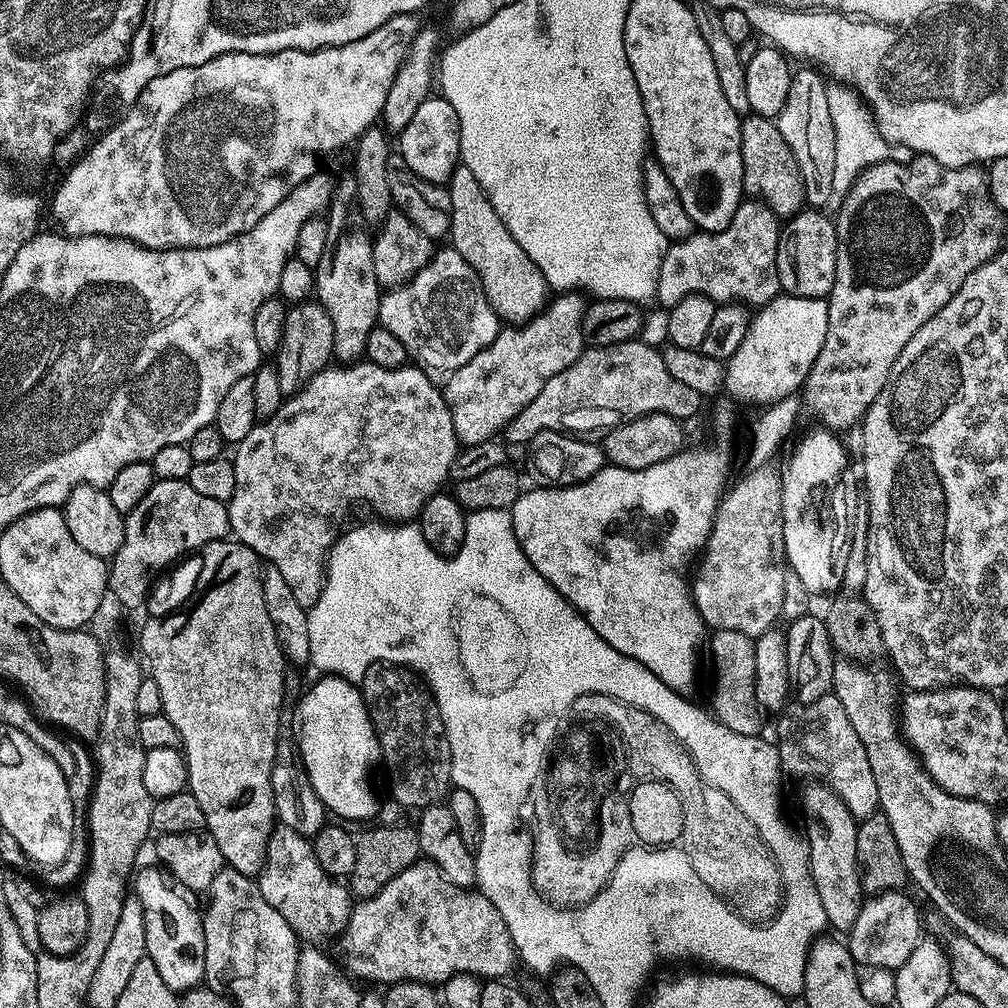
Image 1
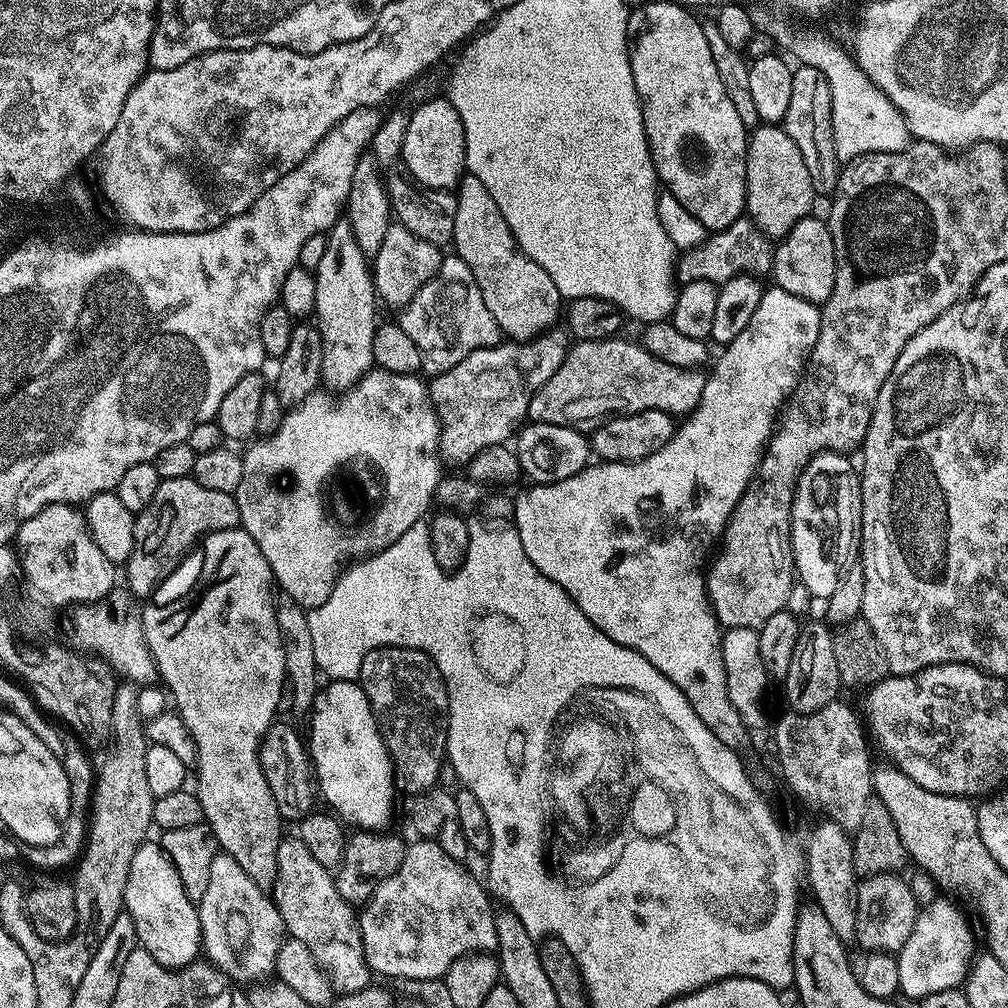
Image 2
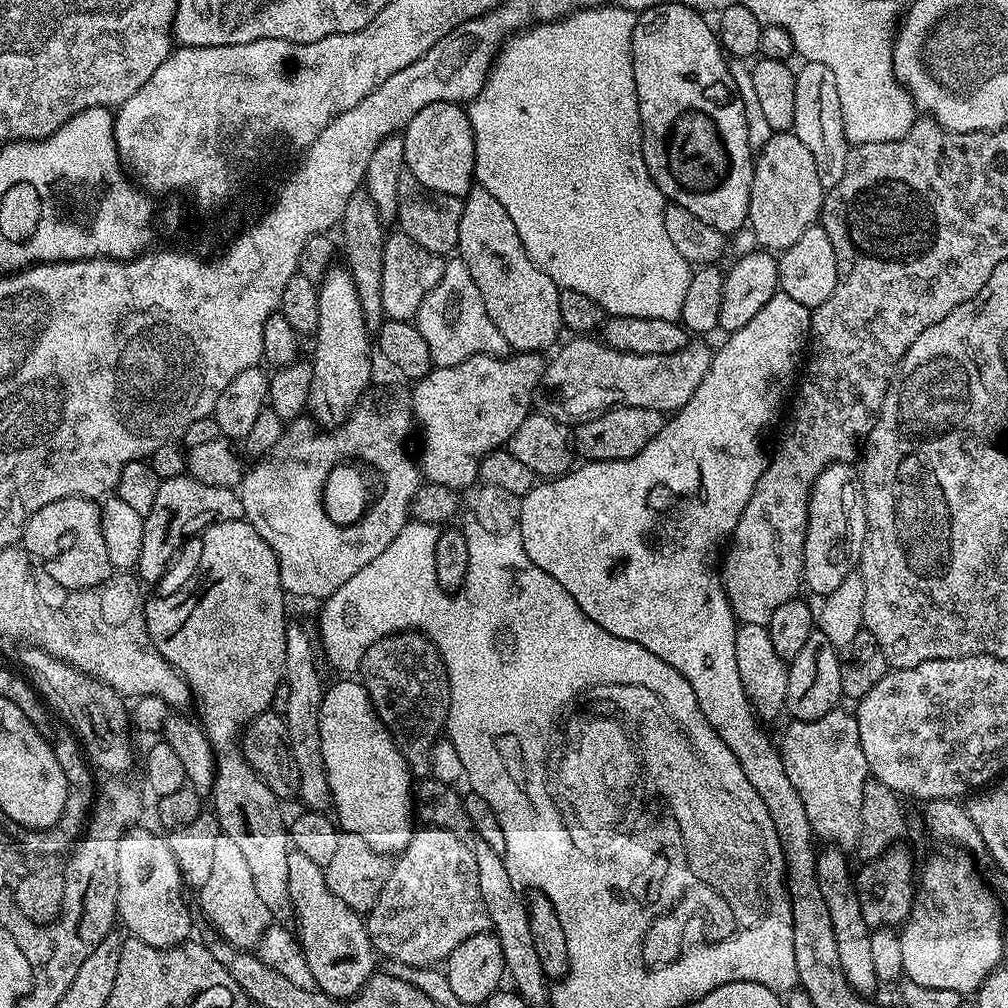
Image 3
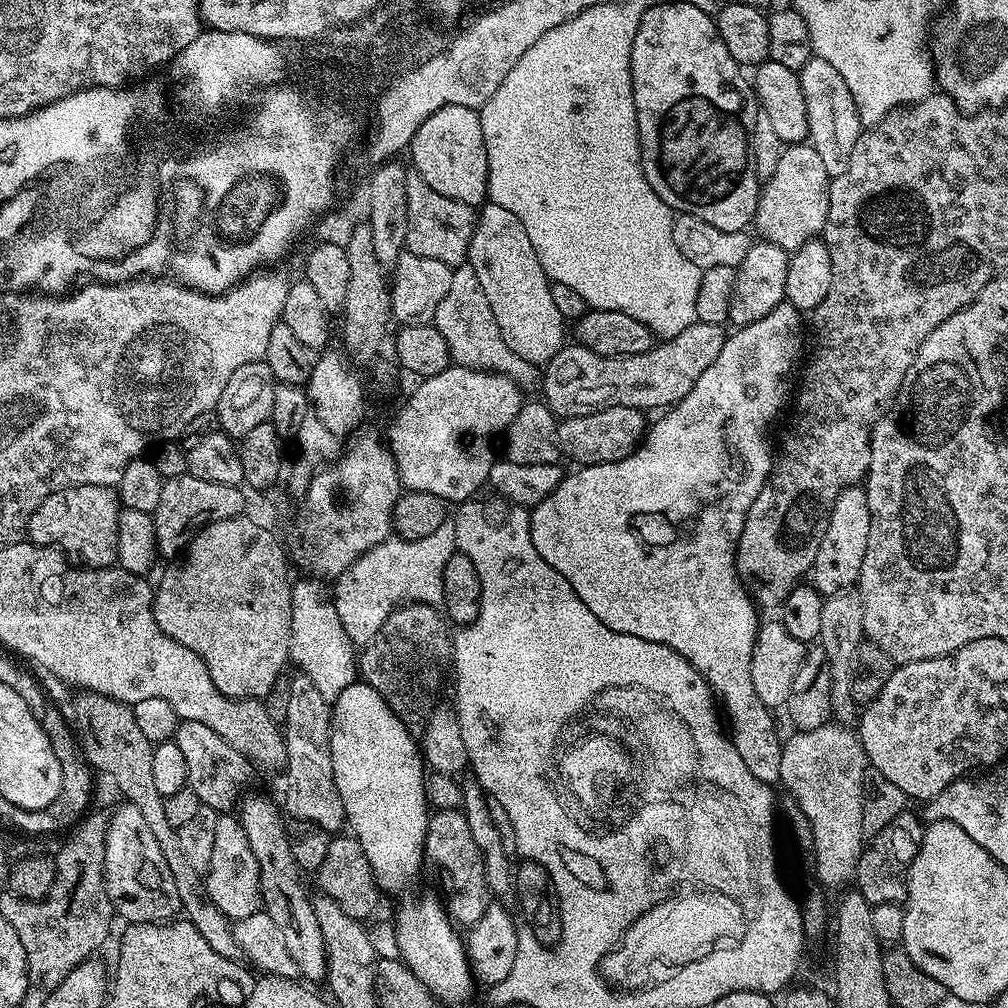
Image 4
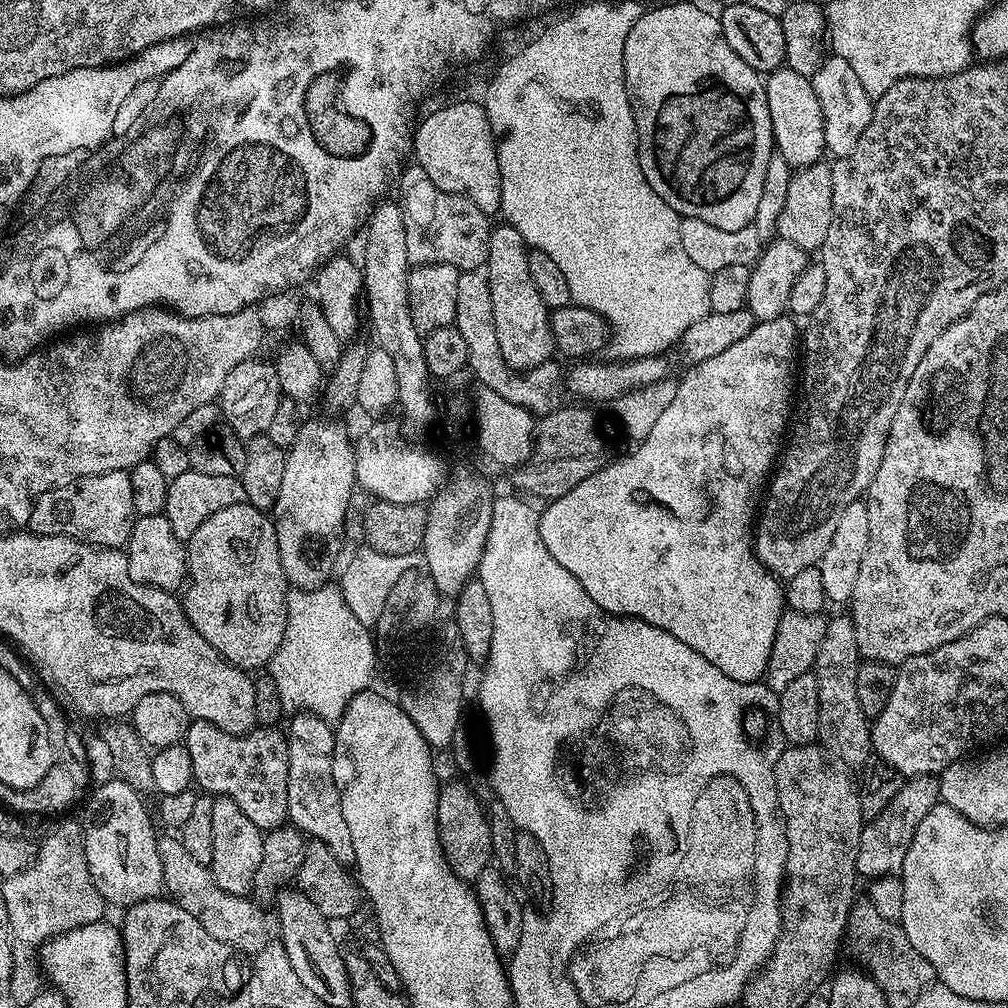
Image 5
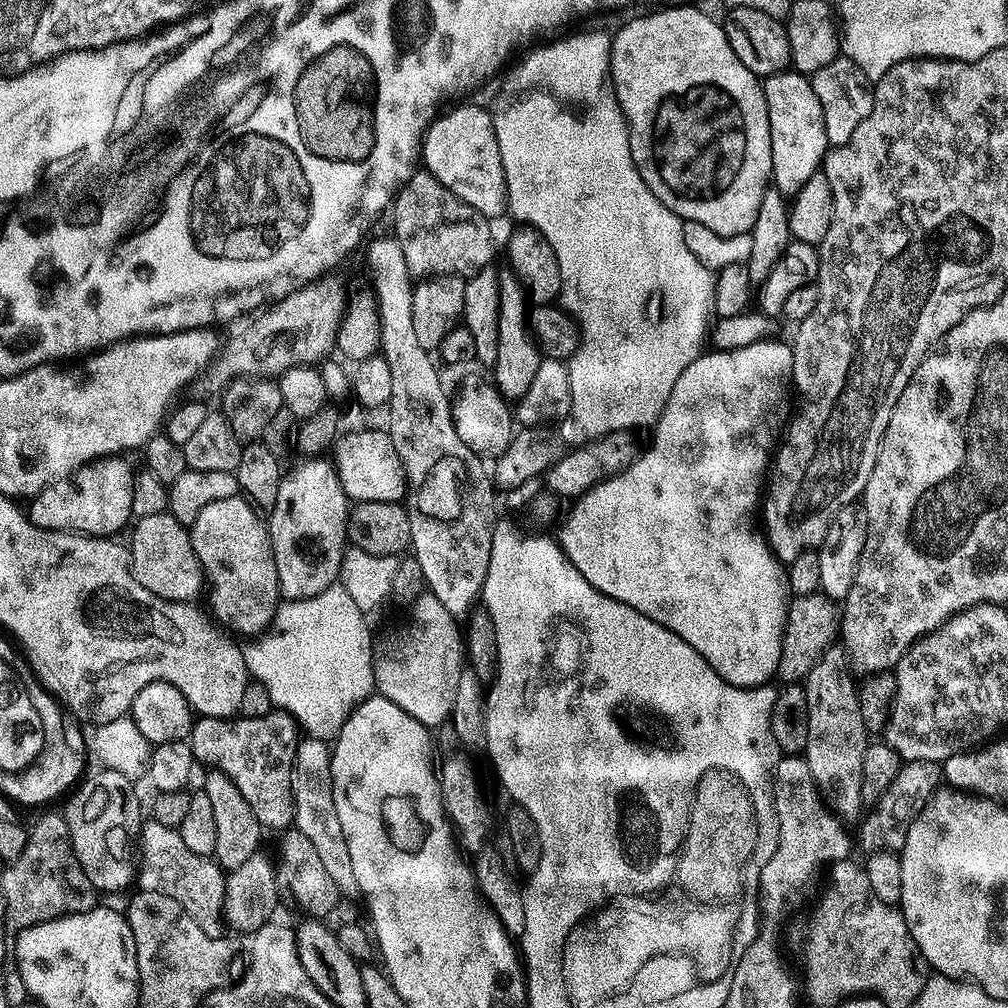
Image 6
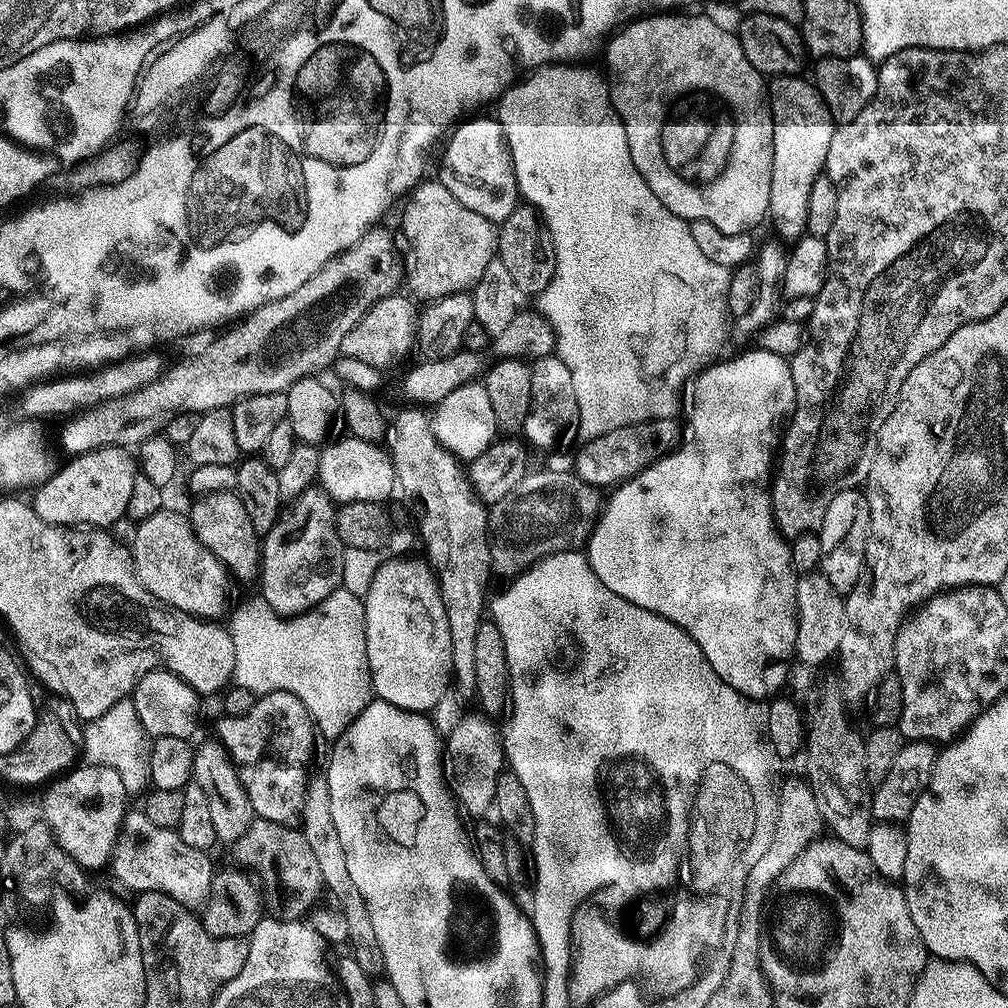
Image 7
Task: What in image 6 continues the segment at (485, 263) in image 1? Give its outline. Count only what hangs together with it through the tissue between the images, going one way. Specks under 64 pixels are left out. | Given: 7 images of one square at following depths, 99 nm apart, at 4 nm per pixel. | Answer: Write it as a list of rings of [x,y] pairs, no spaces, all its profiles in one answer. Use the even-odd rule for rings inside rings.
[[[510,270],[501,271],[499,277],[500,309],[498,310],[494,385],[504,395],[505,400],[516,402],[526,394],[526,390],[530,390],[534,386],[534,378],[538,378],[538,370],[542,363],[542,353],[537,341],[530,335],[530,308],[526,303],[524,287]]]

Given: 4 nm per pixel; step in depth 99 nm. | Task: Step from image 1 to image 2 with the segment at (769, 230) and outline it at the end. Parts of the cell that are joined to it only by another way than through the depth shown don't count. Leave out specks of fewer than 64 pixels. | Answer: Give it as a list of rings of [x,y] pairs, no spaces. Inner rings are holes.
[[[741,218],[722,231],[711,233],[697,248],[687,249],[675,261],[674,276],[680,284],[705,280],[717,286],[735,276],[767,277],[772,270],[773,251],[773,241],[764,235],[763,229],[751,218]]]

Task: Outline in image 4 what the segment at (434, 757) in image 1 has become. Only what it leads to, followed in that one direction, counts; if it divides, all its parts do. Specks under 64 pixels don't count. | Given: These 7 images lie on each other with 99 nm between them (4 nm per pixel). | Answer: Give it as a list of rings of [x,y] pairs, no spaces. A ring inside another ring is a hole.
[[[415,602],[393,608],[378,634],[374,634],[369,644],[363,645],[361,652],[364,653],[358,656],[359,679],[374,686],[390,710],[409,726],[420,726],[427,721],[437,703],[436,695],[444,684],[444,675],[450,672],[452,636],[445,617],[436,610],[431,604]]]

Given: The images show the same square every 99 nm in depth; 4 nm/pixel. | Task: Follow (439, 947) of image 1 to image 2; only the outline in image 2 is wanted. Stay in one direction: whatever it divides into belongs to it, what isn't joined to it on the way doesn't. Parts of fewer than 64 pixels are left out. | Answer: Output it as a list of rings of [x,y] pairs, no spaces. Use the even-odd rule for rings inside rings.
[[[420,838],[415,842],[417,844],[408,844],[408,852],[402,858],[402,866],[398,866],[398,870],[390,874],[390,878],[383,880],[367,904],[359,909],[358,927],[369,973],[393,976],[396,980],[439,981],[446,974],[446,970],[450,970],[450,966],[464,956],[496,952],[496,912],[494,907],[492,908],[493,901],[485,885],[481,881],[479,884],[464,869],[465,865],[461,861],[450,858],[432,840]]]

